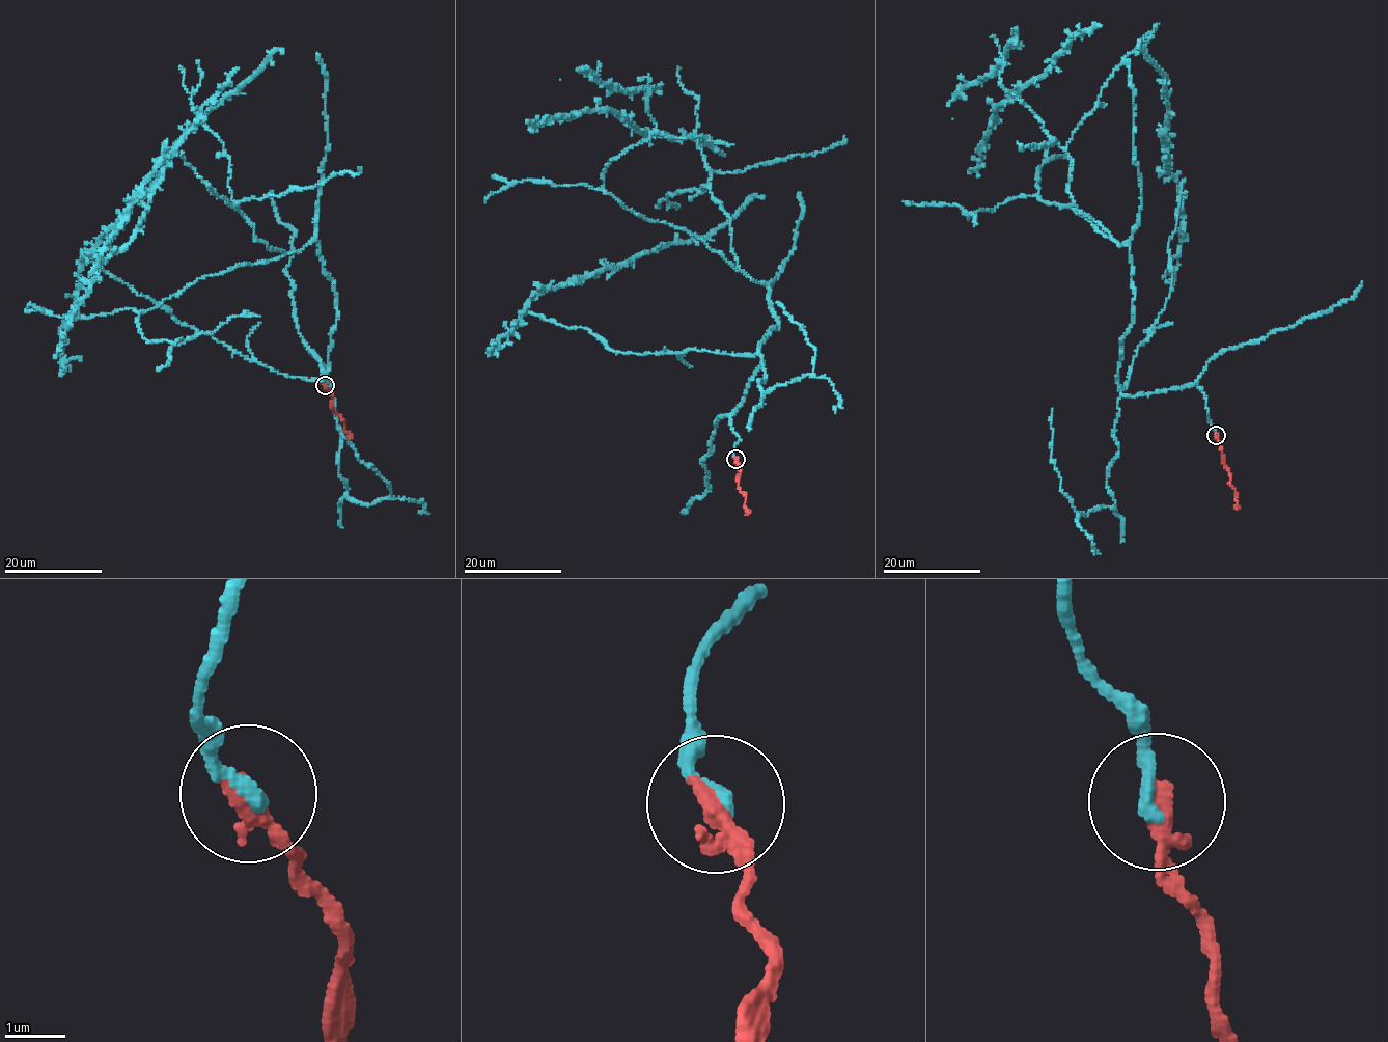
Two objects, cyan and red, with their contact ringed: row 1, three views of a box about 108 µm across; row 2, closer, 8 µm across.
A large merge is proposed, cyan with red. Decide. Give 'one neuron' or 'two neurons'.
one neuron

